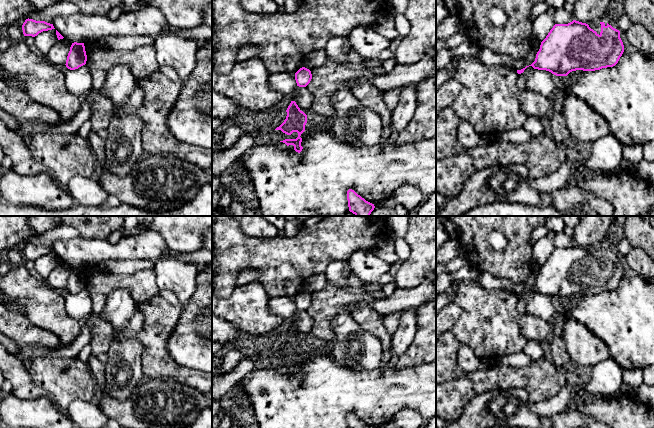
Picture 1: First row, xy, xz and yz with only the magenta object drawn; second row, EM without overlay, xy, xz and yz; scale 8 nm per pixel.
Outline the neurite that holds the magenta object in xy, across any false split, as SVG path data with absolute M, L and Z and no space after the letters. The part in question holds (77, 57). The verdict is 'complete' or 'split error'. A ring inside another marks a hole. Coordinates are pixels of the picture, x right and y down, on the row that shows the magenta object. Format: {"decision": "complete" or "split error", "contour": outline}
{"decision": "complete", "contour": "M72 43L66 60L66 67L70 70L78 69L86 64L87 55L84 43Z"}

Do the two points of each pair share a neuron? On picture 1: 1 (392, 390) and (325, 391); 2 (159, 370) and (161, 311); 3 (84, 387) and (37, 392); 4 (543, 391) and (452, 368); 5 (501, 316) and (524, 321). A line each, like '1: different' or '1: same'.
1: same
2: same
3: different
4: different
5: different

